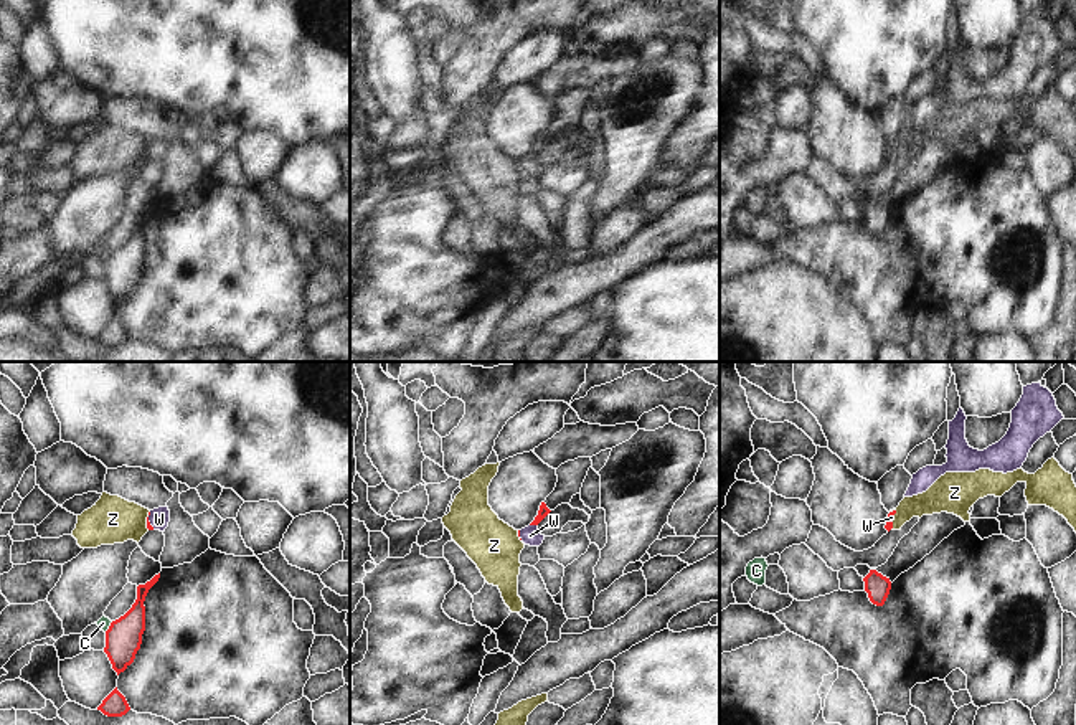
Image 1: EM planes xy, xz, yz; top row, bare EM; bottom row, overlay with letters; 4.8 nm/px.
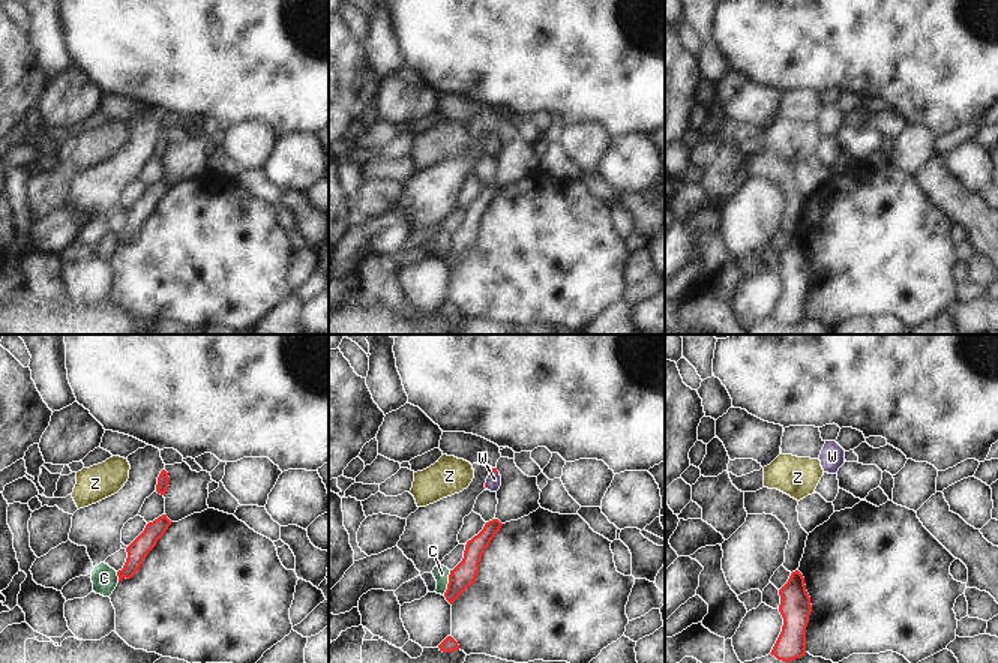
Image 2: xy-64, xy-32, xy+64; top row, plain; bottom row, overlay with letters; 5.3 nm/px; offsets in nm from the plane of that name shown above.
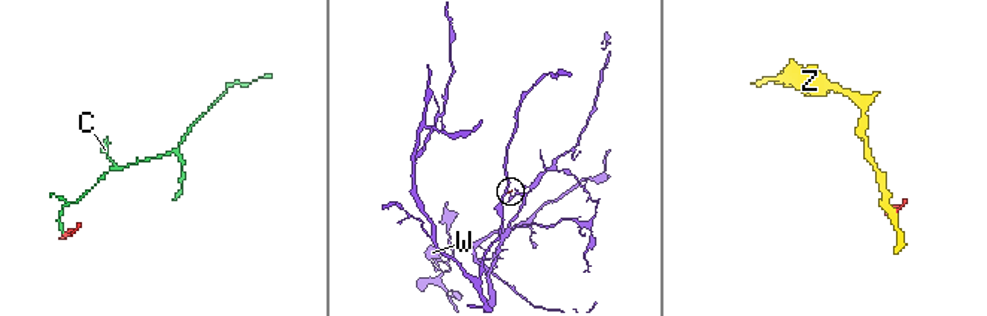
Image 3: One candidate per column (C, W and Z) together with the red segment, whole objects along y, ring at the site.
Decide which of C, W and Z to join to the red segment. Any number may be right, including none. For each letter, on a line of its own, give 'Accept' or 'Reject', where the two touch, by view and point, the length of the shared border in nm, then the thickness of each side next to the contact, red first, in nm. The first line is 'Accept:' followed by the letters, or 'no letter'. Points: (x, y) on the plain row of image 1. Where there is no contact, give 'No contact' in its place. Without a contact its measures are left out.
Accept: W
C: Reject. Touches red at xy (109, 256). Shared border 70 nm. Thickness 180 nm (red) against 60 nm
W: Accept. Touches red at xz (533, 154). Shared border 40 nm. Thickness 50 nm (red) against 90 nm
Z: Reject. Touches red at xy (147, 151). Shared border 100 nm. Thickness 20 nm (red) against 220 nm

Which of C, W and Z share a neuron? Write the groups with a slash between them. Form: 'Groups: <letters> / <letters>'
Groups: C / W / Z

